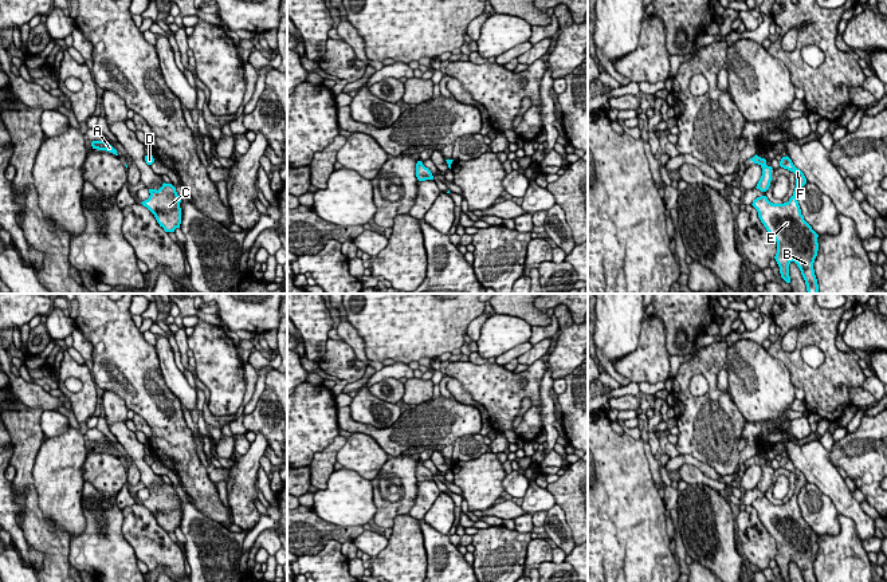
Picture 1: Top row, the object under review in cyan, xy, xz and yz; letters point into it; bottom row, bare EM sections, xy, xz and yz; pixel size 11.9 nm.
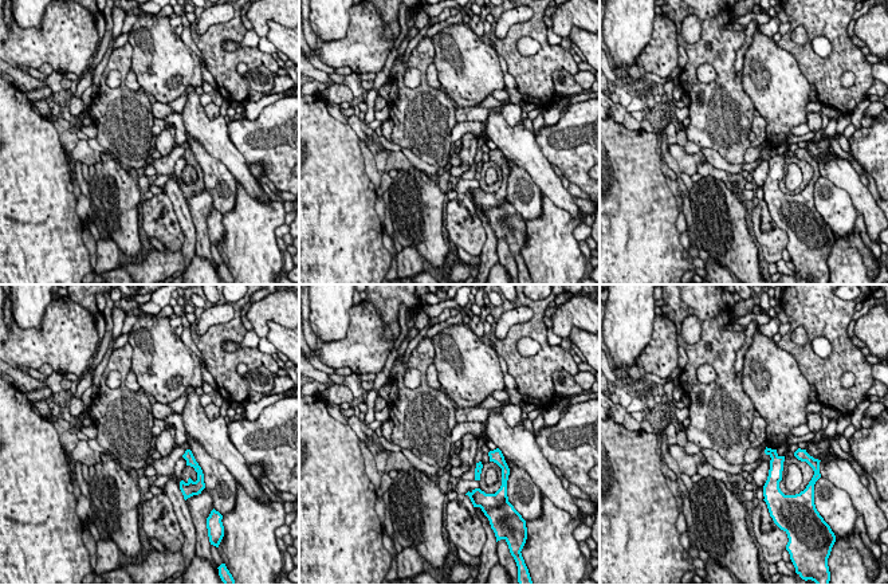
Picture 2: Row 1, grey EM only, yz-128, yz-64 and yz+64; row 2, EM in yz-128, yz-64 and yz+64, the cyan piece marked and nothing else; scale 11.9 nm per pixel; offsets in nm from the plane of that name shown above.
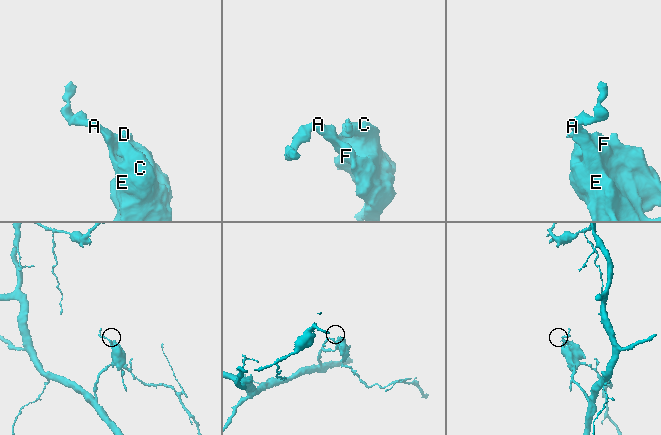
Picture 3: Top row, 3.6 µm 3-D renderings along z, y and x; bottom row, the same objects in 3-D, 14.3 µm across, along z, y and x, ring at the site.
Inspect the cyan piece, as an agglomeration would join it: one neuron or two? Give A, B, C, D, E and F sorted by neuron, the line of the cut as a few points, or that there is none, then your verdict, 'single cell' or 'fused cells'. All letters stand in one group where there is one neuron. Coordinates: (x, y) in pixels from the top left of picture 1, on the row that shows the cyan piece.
A B C D E F; no cut; single cell

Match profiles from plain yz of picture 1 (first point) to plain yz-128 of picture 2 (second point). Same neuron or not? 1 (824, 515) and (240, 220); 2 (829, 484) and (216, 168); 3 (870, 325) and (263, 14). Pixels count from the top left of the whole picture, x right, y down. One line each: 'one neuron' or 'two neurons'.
1: two neurons
2: two neurons
3: one neuron

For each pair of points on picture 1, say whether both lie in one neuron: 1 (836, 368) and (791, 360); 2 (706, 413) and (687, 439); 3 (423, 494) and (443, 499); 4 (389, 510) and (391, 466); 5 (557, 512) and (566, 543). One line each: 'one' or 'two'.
1: one
2: one
3: two
4: one
5: one

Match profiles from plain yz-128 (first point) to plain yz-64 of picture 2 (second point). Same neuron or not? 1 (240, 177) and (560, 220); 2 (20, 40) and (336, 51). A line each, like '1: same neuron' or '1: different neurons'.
1: different neurons
2: same neuron

